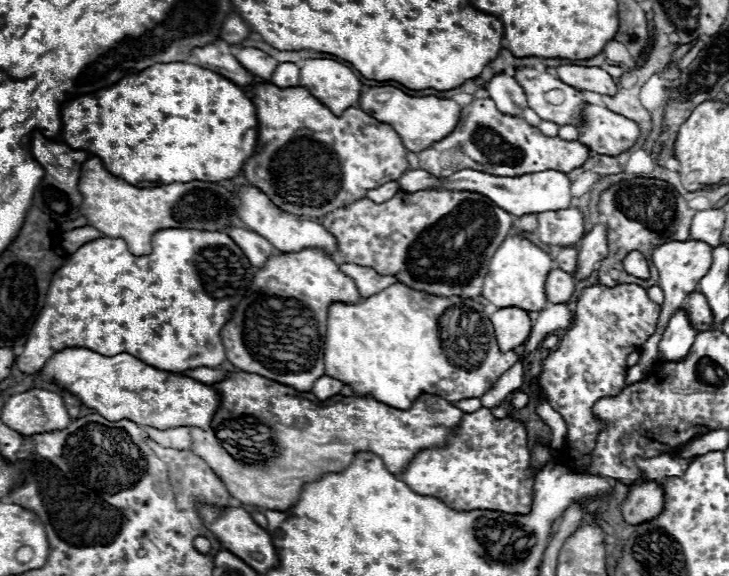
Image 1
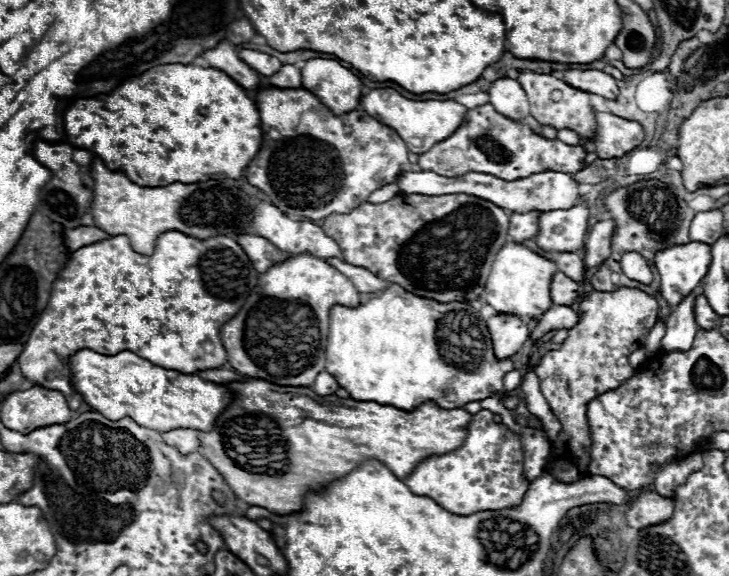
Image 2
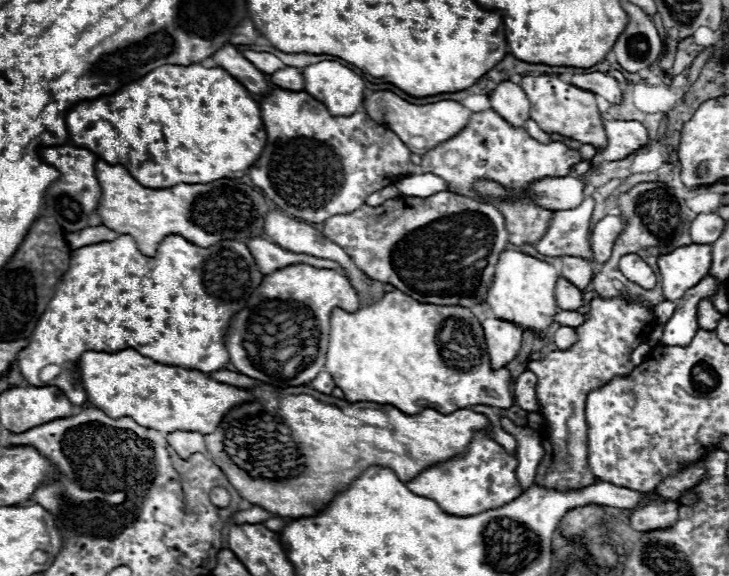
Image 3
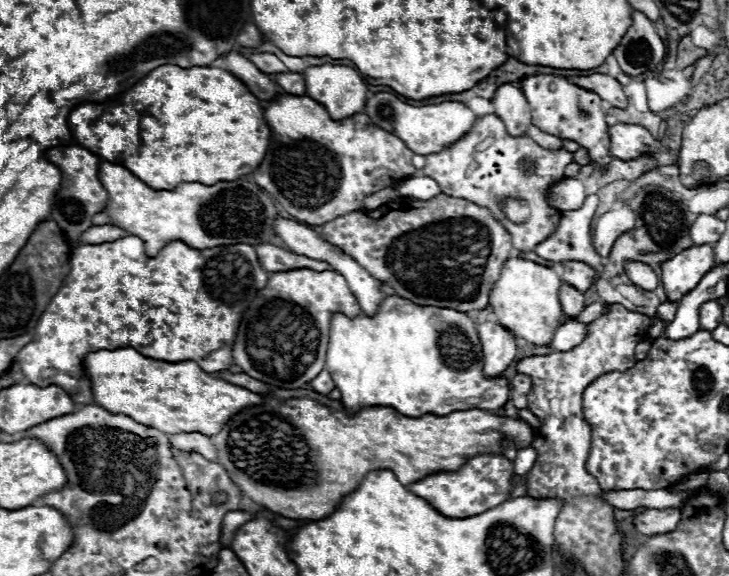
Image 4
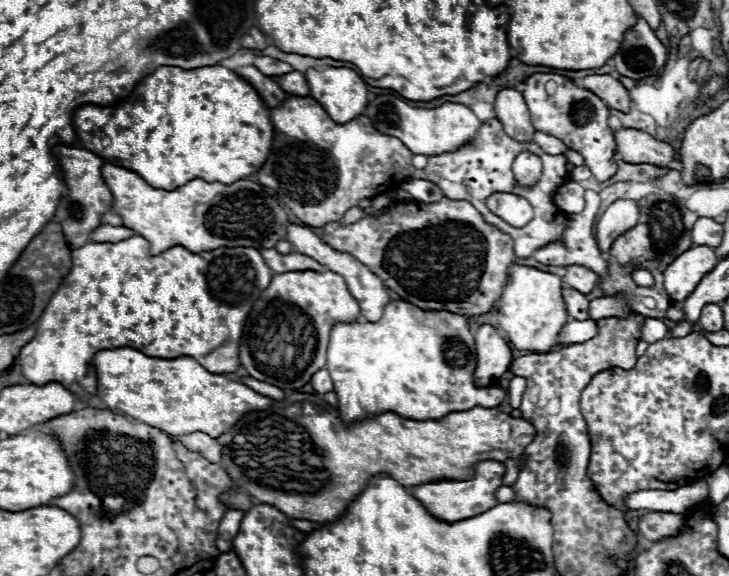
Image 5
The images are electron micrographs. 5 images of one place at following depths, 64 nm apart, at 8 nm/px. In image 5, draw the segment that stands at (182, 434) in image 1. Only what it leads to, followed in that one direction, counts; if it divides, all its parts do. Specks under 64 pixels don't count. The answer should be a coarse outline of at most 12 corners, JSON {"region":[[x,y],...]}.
{"region":[[208,434],[178,436],[184,448],[210,462],[222,460],[222,446]]}

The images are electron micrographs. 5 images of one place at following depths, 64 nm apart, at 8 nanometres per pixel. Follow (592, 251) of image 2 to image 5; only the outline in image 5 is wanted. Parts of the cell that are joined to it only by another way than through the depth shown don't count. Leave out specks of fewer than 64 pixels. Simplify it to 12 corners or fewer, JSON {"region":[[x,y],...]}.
{"region":[[616,200],[596,222],[598,248],[638,224],[636,200]]}

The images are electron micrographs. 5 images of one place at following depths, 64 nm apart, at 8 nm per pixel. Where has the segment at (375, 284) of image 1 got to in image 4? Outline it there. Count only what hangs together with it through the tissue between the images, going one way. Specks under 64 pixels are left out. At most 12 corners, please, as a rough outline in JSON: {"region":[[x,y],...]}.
{"region":[[256,244],[266,272],[286,268],[330,270],[328,262],[294,254],[274,244]]}

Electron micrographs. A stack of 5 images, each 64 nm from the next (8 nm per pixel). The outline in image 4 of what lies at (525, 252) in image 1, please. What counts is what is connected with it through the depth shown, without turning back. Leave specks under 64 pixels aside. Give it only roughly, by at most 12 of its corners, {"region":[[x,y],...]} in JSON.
{"region":[[518,256],[490,294],[498,322],[546,346],[562,322],[562,280]]}

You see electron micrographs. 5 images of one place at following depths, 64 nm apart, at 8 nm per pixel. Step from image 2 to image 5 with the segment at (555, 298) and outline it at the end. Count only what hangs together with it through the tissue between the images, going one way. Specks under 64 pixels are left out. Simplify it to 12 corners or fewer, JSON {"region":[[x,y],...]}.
{"region":[[572,288],[562,290],[570,318],[586,320],[588,300]]}

